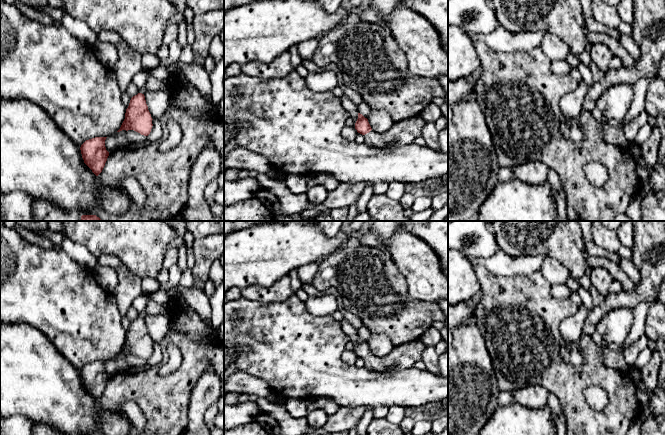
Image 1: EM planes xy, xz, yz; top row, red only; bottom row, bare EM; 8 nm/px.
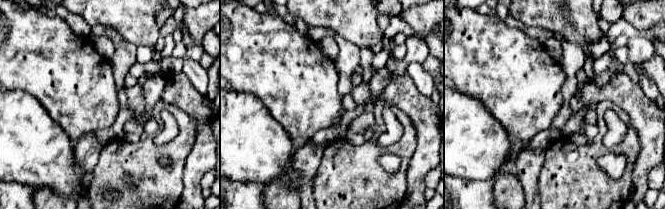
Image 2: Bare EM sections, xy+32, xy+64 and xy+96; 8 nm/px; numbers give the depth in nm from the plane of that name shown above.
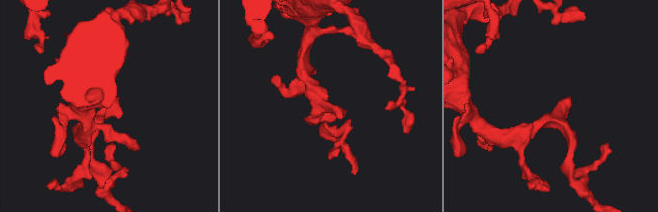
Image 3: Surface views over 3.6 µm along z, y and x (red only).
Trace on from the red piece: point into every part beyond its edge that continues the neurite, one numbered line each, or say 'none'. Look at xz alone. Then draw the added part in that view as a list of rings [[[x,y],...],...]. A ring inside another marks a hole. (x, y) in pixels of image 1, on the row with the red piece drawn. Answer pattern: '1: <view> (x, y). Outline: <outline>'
1: xz (404, 132). Outline: [[[420,116],[394,122],[387,132],[377,133],[371,130],[365,134],[364,143],[374,148],[408,145],[414,143],[416,138],[422,136],[422,130],[426,123]]]

